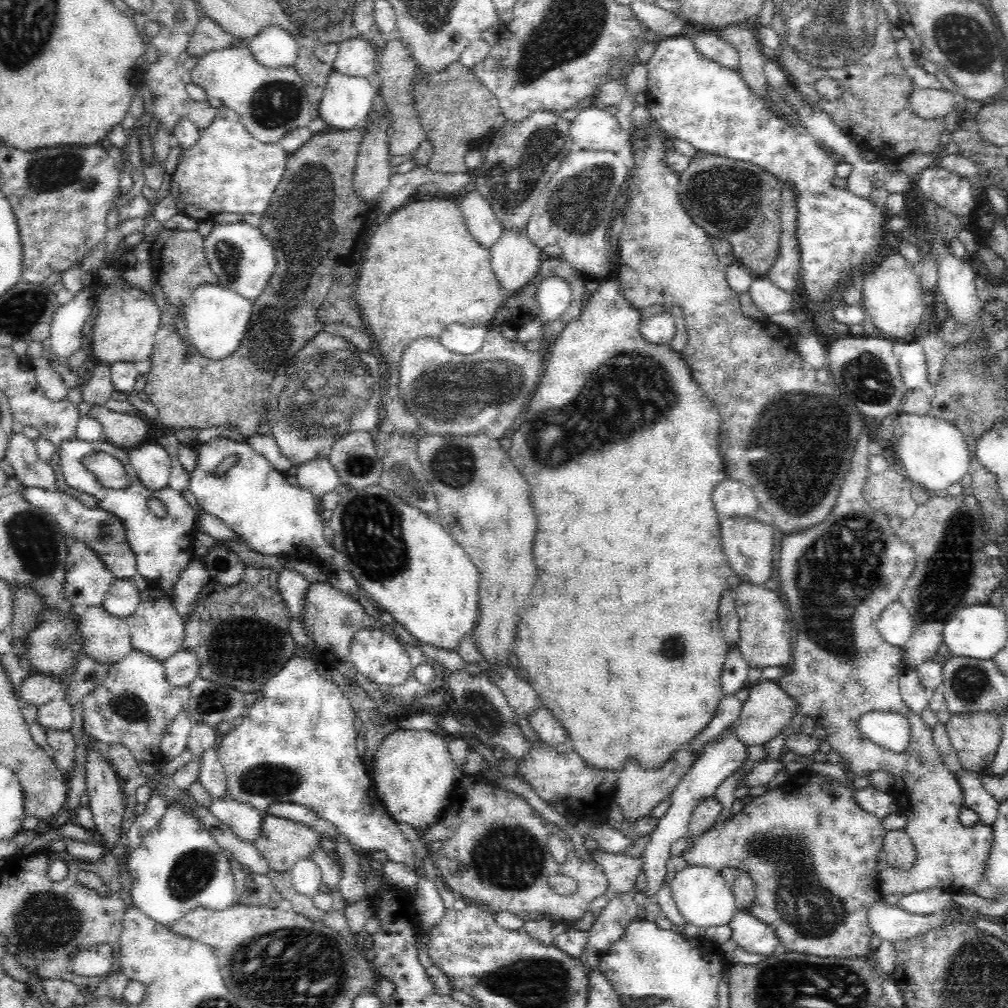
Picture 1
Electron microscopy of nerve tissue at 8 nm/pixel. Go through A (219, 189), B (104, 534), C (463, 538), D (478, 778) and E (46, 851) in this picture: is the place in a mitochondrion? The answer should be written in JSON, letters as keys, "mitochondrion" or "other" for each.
{"A":"other","B":"mitochondrion","C":"other","D":"other","E":"other"}

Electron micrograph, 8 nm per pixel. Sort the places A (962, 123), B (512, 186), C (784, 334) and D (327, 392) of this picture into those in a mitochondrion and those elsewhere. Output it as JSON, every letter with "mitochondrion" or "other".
{"A":"other","B":"mitochondrion","C":"other","D":"mitochondrion"}

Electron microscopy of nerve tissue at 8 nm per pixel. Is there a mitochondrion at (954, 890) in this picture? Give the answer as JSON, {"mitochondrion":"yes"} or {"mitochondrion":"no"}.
{"mitochondrion":"no"}

